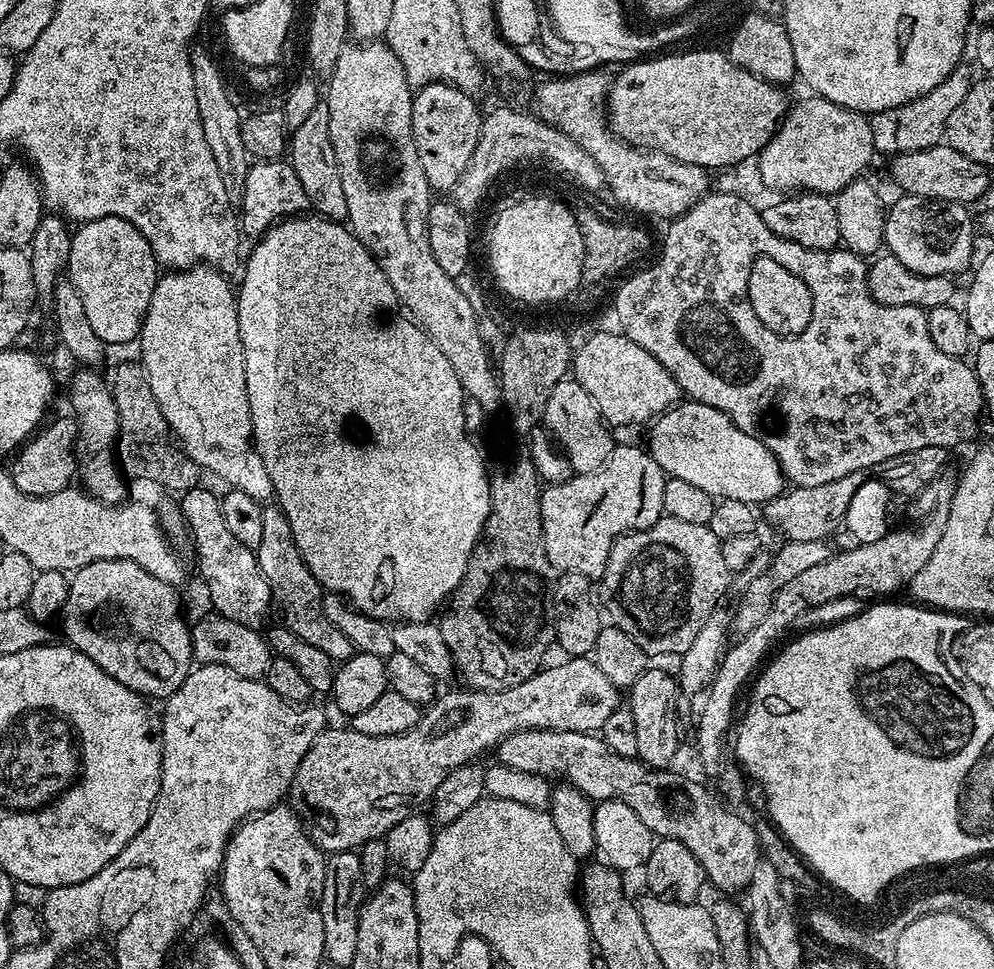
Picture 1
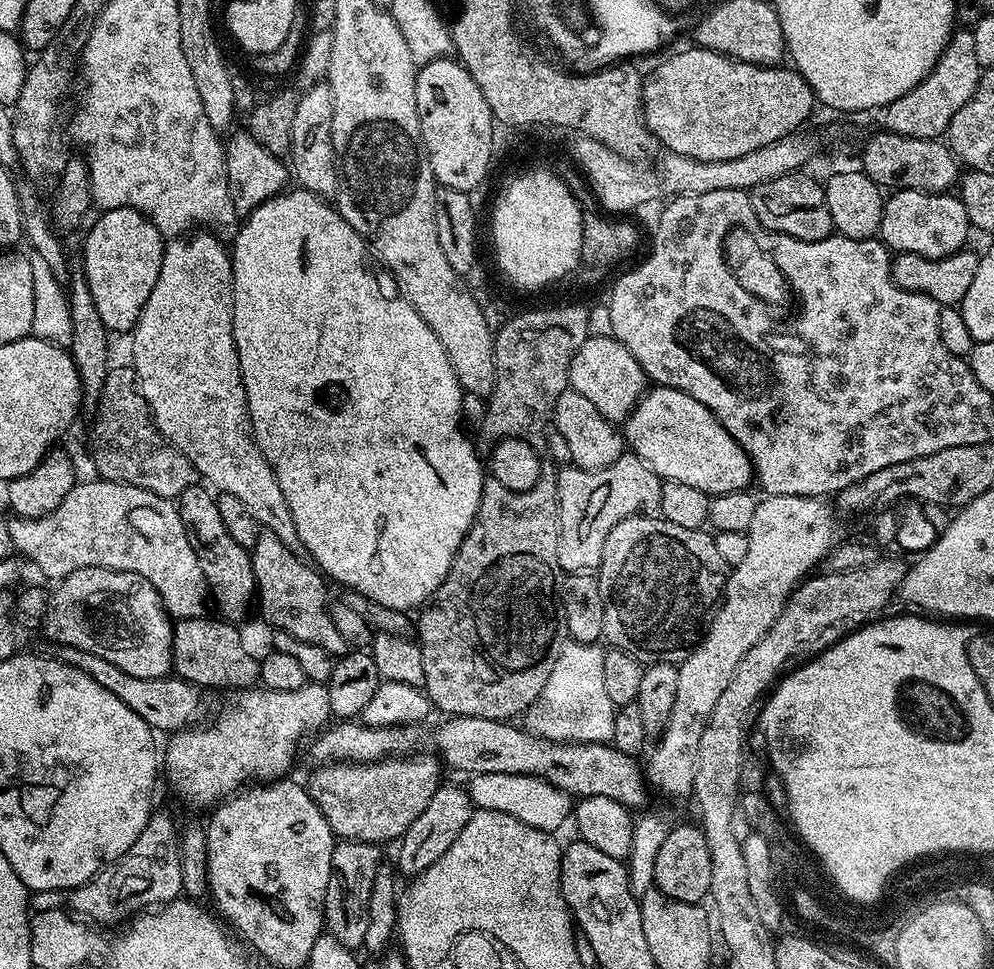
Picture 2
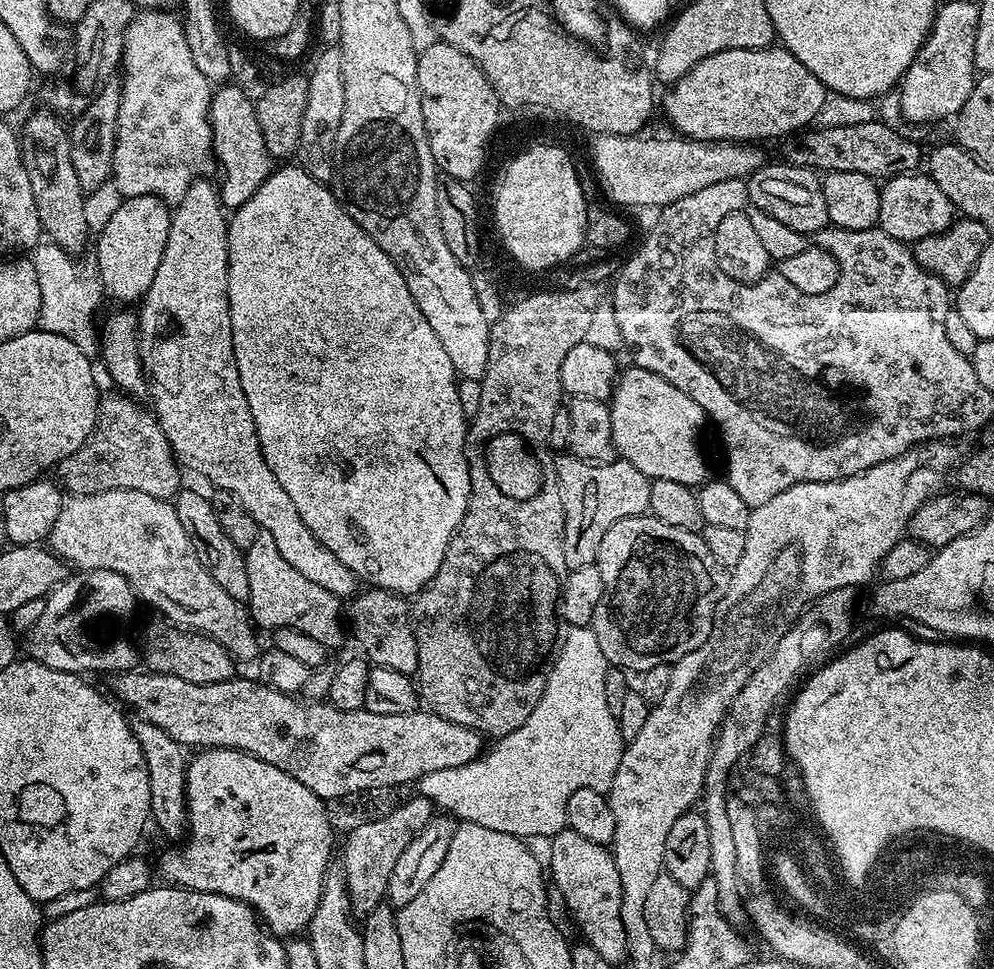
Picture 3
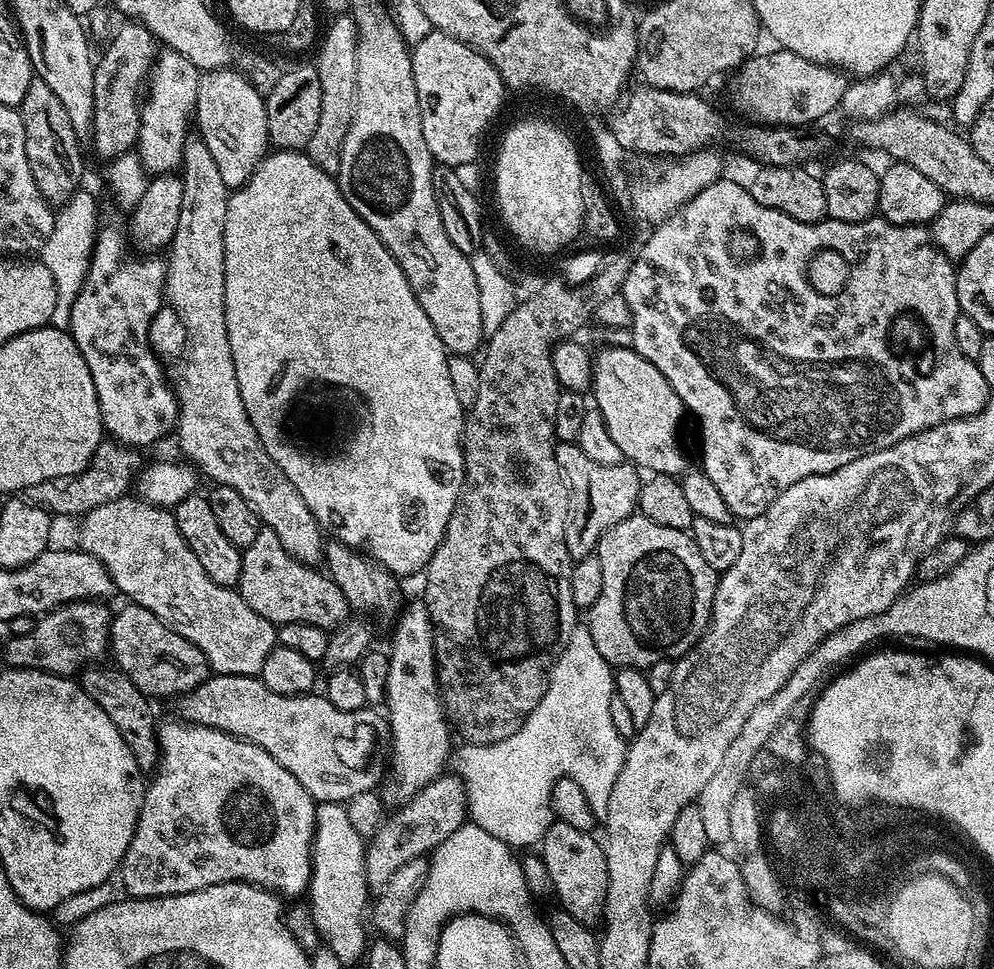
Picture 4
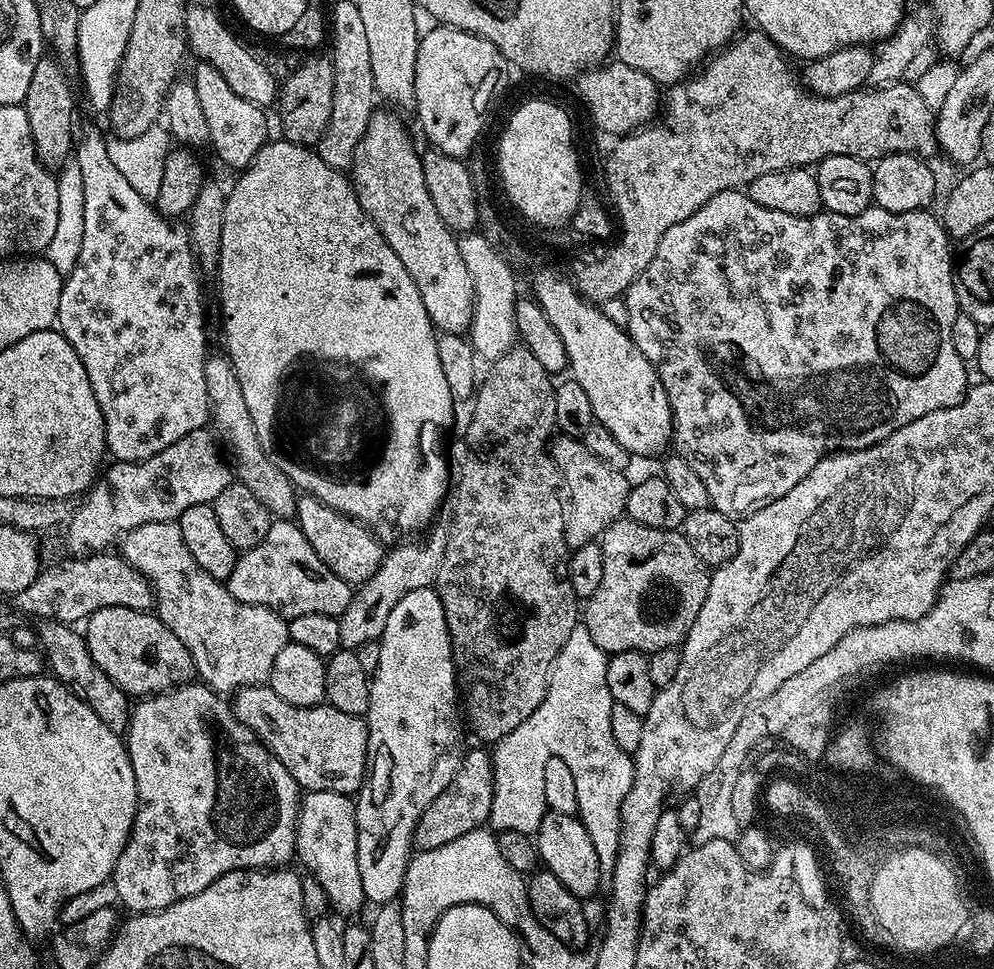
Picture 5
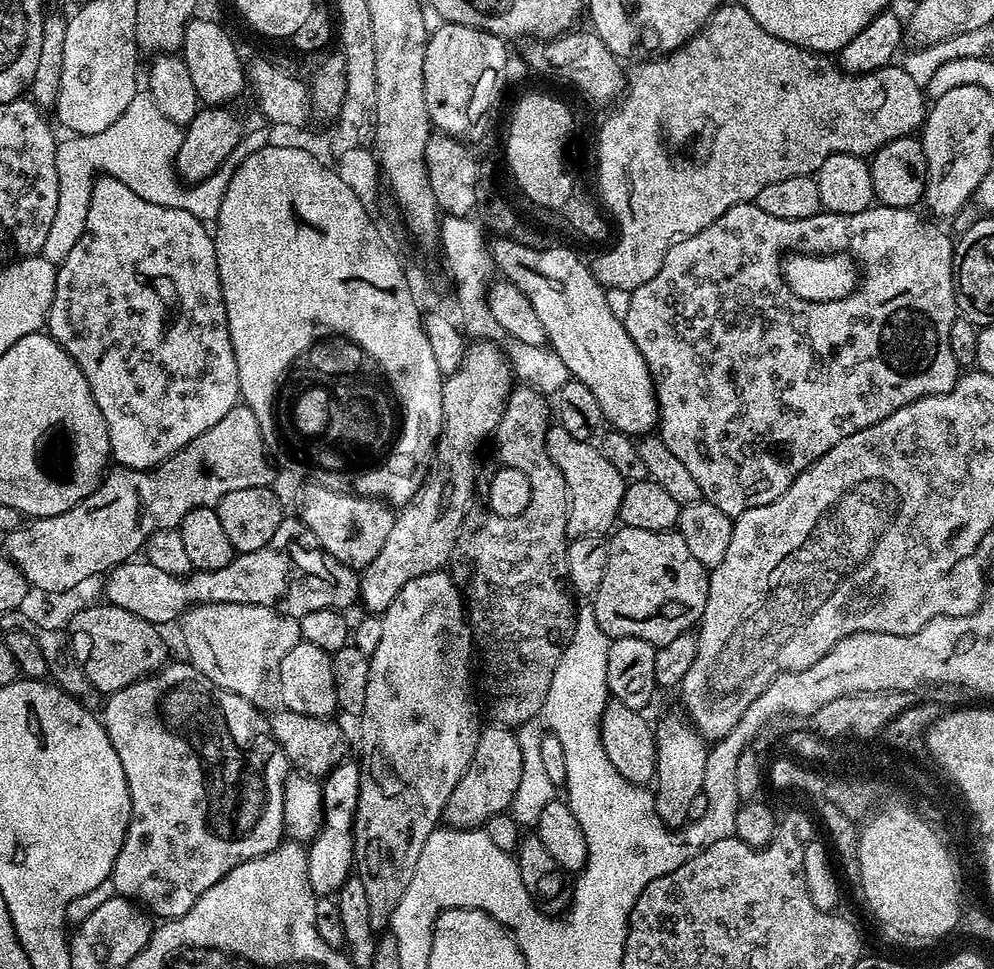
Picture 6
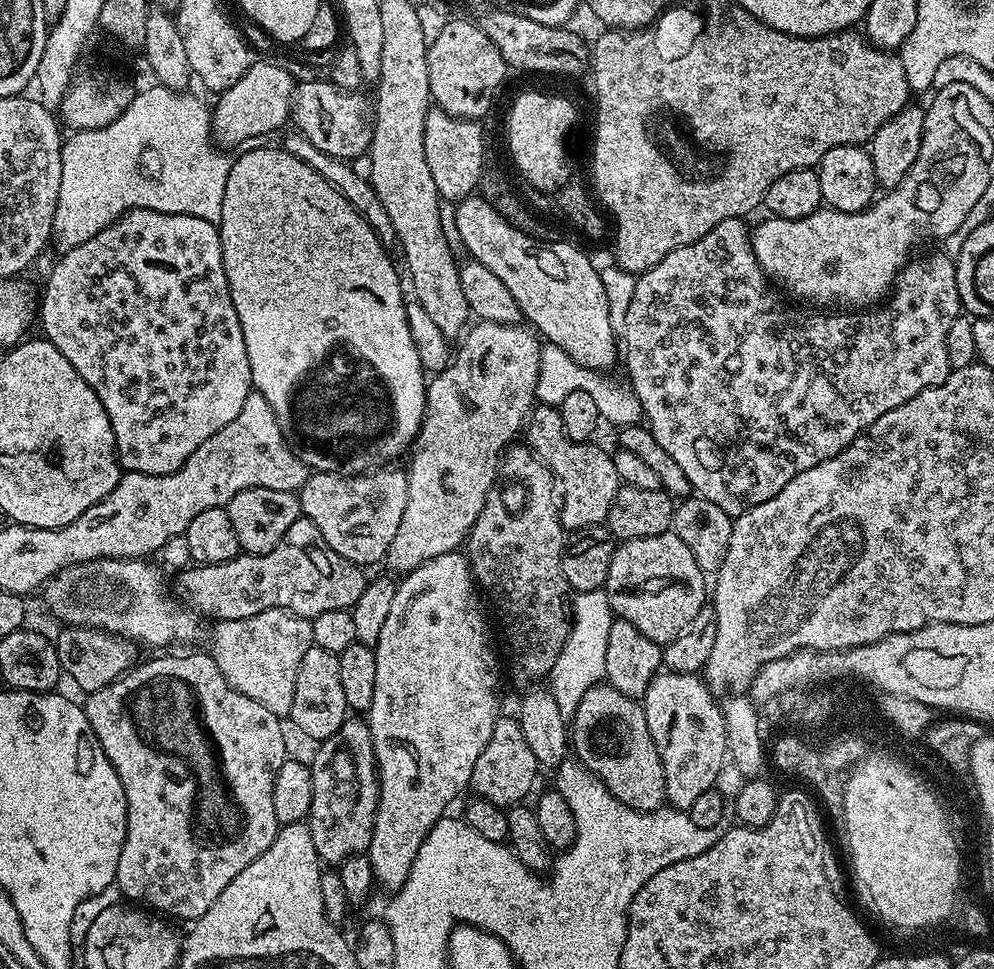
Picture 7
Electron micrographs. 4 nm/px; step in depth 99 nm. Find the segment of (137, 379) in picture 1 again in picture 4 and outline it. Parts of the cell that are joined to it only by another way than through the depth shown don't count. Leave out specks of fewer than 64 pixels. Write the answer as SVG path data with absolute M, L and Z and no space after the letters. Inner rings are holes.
M102 442L86 470L82 470L77 476L54 478L46 481L45 484L30 486L24 489L23 499L29 500L40 508L45 508L56 518L60 516L83 518L92 508L111 500L118 500L129 491L138 472L136 456L137 453L127 446L121 446L115 442Z

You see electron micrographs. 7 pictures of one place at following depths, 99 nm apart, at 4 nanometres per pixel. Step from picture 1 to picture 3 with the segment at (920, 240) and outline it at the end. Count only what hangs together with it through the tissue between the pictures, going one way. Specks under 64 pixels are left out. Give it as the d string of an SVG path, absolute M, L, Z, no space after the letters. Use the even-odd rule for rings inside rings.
M915 171L883 181L878 218L878 226L886 234L890 234L890 238L898 238L903 244L911 246L917 240L948 231L954 219L954 209L950 198L942 194L938 182L934 182L927 174Z

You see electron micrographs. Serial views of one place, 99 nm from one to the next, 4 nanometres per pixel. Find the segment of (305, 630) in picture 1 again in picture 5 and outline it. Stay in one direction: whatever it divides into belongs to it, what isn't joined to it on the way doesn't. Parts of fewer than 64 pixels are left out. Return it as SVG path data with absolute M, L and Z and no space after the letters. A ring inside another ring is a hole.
M288 518L273 519L266 538L258 546L245 548L237 555L234 570L226 581L228 593L243 604L253 604L274 610L291 618L298 614L330 614L339 618L350 606L353 585L347 584L306 542L299 524Z

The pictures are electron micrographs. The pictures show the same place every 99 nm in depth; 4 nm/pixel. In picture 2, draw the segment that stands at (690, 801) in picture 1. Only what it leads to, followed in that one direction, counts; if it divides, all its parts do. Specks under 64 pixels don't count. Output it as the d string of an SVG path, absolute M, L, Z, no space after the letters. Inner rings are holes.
M453 716L443 721L445 724L436 732L435 755L445 765L456 772L468 772L469 777L482 774L506 774L507 776L537 776L555 788L560 788L572 798L601 796L614 798L614 802L624 805L629 810L640 810L648 800L649 785L646 783L646 772L641 761L635 756L627 756L607 744L574 744L562 740L546 740L531 731L523 732L515 728L515 723L490 718L473 716Z

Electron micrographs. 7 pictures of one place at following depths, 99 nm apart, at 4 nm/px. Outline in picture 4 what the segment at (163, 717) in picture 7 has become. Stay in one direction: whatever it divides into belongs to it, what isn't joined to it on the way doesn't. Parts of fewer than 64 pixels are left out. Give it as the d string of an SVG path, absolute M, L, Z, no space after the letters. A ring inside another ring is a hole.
M168 720L165 724L163 721L158 728L160 762L156 765L154 775L147 781L134 838L130 838L130 846L126 846L126 854L118 869L118 880L120 876L125 890L128 891L125 893L137 900L145 900L155 896L186 894L194 890L202 890L206 886L241 880L244 884L256 884L260 888L275 890L284 898L287 896L292 896L288 898L303 897L308 891L308 883L312 877L312 835L316 833L317 801L313 800L311 794L304 789L302 782L298 782L298 778L290 774L290 770L278 766L278 762L274 762L274 758L270 758L266 750L254 746L240 736L231 736L217 728L176 720Z

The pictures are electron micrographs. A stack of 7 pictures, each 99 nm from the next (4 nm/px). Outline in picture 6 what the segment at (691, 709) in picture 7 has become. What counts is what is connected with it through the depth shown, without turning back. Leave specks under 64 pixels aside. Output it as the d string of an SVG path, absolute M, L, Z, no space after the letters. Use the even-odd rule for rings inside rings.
M687 715L664 716L655 725L656 774L654 777L654 814L666 827L673 830L689 823L689 805L699 792L704 791L709 741L705 740Z

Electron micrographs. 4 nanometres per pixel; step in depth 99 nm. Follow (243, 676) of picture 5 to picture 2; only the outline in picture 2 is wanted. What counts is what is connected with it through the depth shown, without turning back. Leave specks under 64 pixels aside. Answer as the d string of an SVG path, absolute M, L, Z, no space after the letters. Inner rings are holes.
M91 478L85 482L78 482L70 490L70 494L66 494L66 498L62 502L62 506L58 506L58 510L54 510L50 514L46 514L37 520L26 520L23 518L12 518L8 521L8 529L10 530L10 538L12 539L12 547L17 553L21 552L28 560L36 563L36 568L44 576L49 576L52 582L59 582L64 577L74 574L74 570L82 570L83 568L109 568L110 570L118 570L119 572L133 572L142 578L146 578L146 582L150 582L160 595L160 600L164 604L164 608L168 611L169 617L176 620L189 620L195 616L205 615L207 605L210 600L208 591L208 583L202 574L202 566L198 562L198 554L194 554L194 546L190 546L190 538L186 534L186 526L182 526L182 518L180 517L179 507L169 497L159 496L150 490L142 490L138 486L130 486L123 484L120 480L102 480L99 478Z

